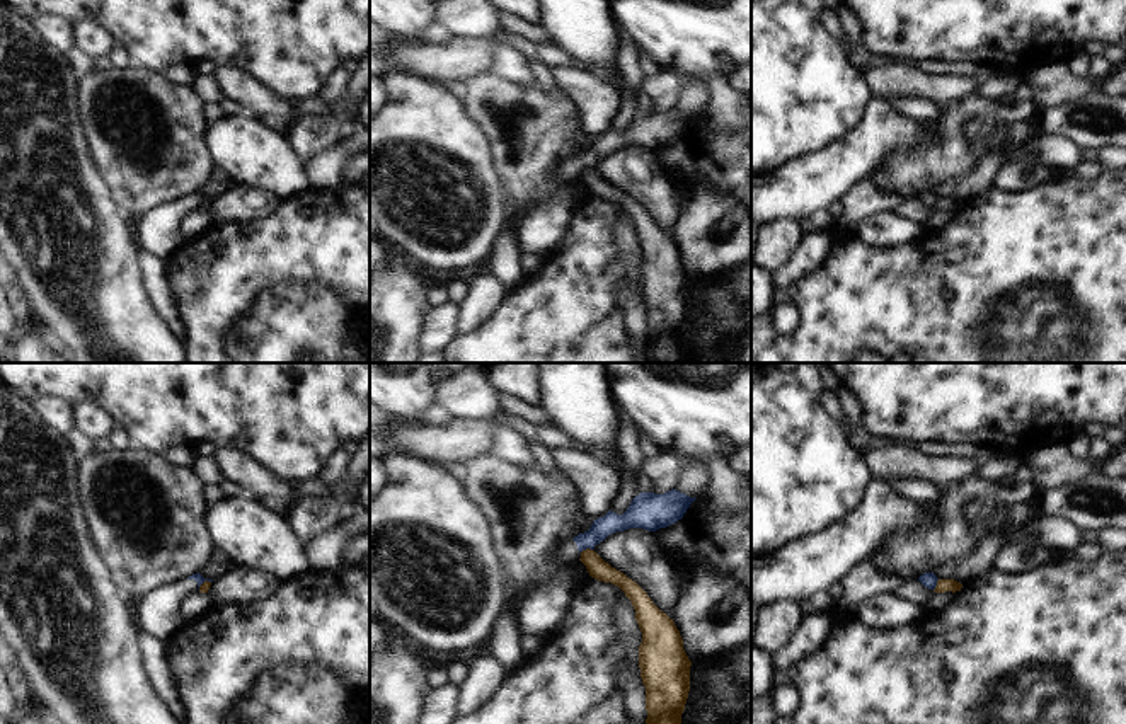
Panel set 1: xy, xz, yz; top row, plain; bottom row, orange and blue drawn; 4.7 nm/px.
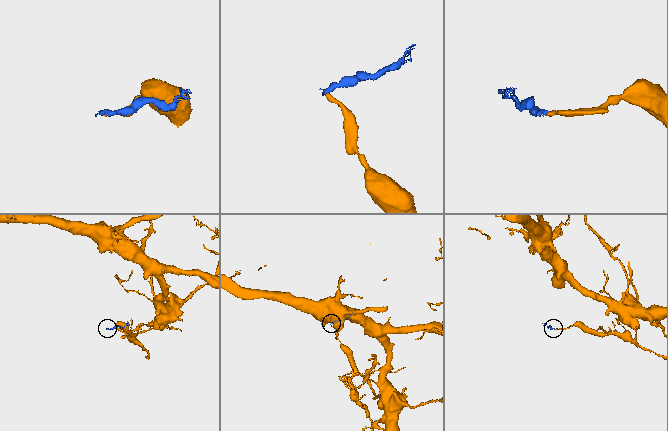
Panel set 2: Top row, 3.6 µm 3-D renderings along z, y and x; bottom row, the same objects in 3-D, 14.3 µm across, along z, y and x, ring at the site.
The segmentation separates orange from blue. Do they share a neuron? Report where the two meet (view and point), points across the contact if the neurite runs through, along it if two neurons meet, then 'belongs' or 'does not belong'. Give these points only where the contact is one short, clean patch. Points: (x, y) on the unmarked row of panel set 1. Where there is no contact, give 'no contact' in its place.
contact xz (586, 167); border xz (591, 167), (581, 171); does not belong

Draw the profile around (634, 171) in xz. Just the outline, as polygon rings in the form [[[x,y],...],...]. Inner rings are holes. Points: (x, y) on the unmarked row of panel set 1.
[[[644,147],[615,150],[593,169],[612,186],[635,199],[652,221],[673,237],[683,196],[656,162],[652,150]]]

